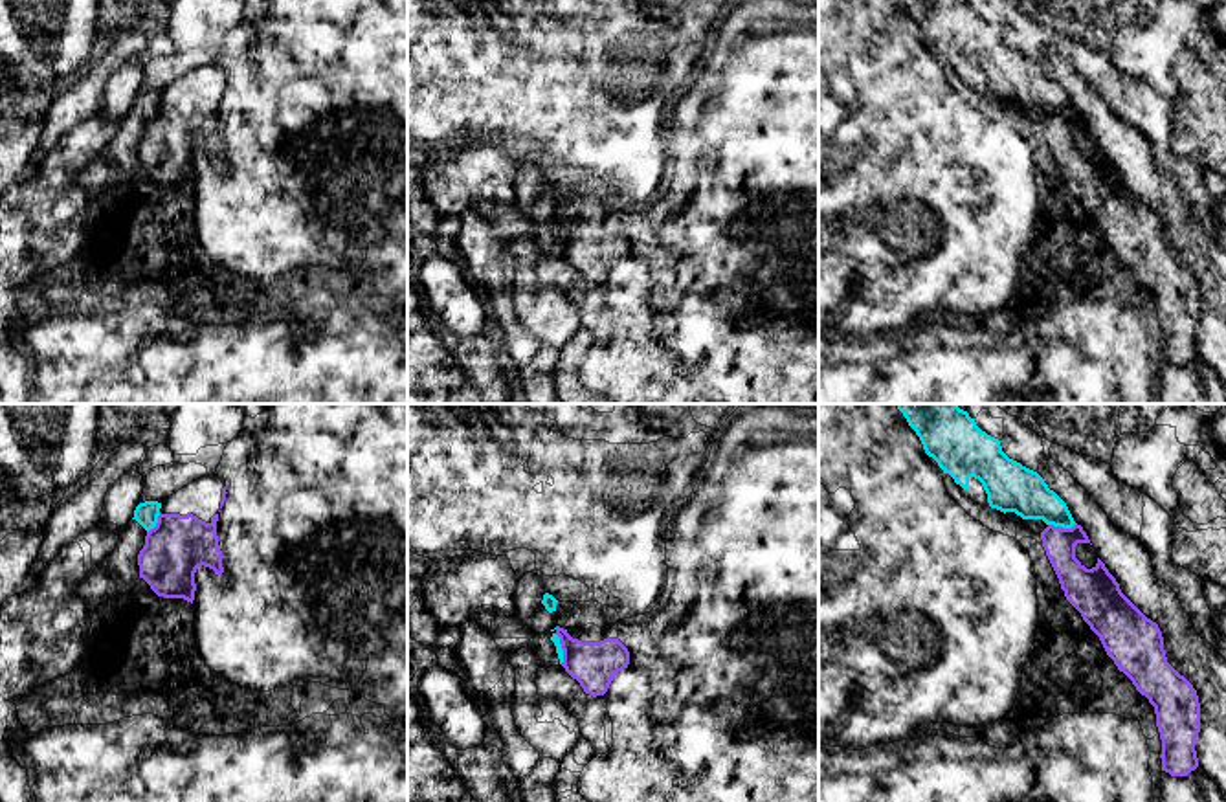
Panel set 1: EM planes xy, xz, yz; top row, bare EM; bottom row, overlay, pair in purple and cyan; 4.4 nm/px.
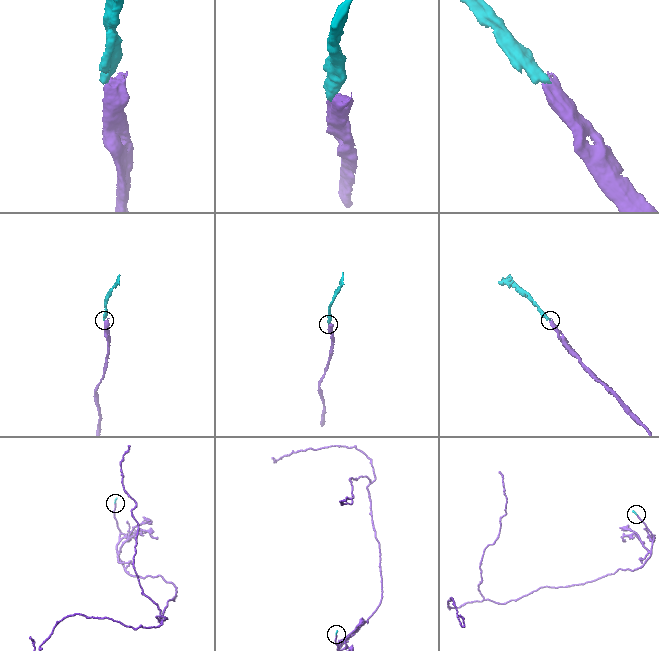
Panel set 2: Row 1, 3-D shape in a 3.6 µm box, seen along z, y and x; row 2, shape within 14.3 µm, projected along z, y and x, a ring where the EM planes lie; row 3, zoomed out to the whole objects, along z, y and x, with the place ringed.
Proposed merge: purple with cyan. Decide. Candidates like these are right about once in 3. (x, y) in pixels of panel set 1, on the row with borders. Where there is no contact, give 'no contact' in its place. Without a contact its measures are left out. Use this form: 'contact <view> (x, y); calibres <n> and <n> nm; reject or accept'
contact yz (1061, 527); calibres 150 and 200 nm; reject

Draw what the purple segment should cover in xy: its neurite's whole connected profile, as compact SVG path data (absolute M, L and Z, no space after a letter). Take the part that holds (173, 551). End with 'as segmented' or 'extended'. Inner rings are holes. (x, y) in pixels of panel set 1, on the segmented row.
M206 475L162 503L158 523L138 554L139 578L158 596L193 604L196 569L224 573L217 521L226 494L217 475Z; extended

